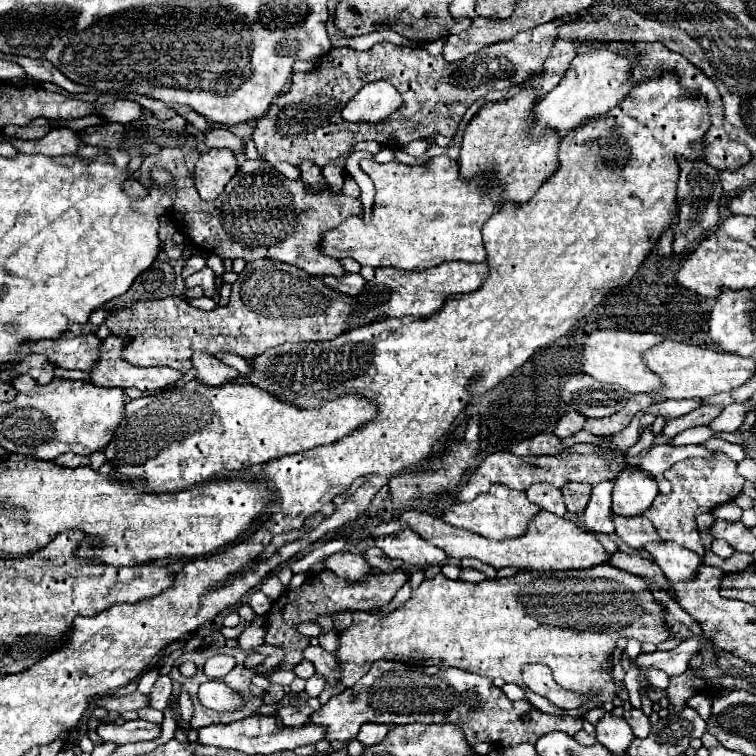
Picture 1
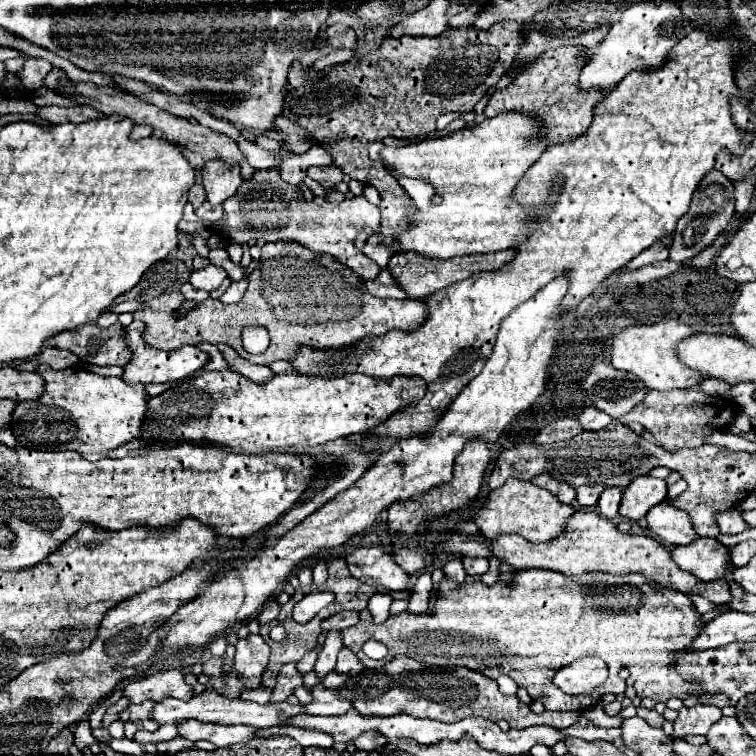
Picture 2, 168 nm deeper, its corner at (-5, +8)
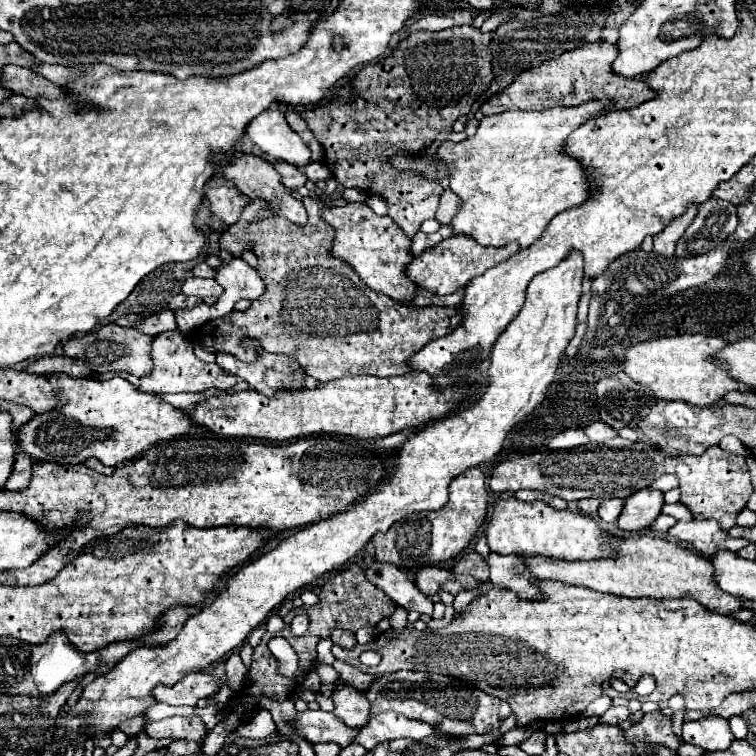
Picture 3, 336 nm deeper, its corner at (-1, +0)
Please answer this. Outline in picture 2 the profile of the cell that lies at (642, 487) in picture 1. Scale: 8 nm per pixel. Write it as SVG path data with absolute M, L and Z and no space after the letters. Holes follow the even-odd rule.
M650 475L636 477L624 491L620 503L620 515L630 521L640 521L654 505L666 497L666 483Z

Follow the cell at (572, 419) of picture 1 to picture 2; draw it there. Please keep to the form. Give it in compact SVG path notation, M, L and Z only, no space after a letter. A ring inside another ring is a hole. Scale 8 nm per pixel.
M586 407L586 409L580 413L578 421L580 421L580 425L582 425L584 429L588 429L588 431L598 431L598 429L604 429L606 425L610 425L612 417L606 415L606 413L602 413L602 411L598 411L598 409L594 409L594 407Z

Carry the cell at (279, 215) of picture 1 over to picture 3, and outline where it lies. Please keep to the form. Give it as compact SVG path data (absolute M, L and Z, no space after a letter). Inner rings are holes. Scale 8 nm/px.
M348 203L342 207L330 207L328 223L336 231L332 253L350 263L370 289L400 303L410 303L416 299L418 287L406 277L406 267L414 259L410 253L412 241L410 237L402 235L402 229L390 217L376 215L366 203Z

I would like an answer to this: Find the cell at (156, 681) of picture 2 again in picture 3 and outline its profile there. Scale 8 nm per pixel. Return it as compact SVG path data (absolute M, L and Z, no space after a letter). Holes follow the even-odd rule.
M196 671L184 675L174 687L162 687L158 685L154 689L156 701L168 703L168 705L196 705L198 699L210 697L220 691L224 681L208 671Z

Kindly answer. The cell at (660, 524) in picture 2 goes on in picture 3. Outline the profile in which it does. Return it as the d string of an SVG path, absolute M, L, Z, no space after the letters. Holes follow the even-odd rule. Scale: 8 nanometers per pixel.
M716 519L710 521L678 521L668 535L676 541L688 543L688 547L696 549L698 553L704 553L706 557L716 555L718 551L740 551L750 541L748 539L736 539L728 531L720 527Z

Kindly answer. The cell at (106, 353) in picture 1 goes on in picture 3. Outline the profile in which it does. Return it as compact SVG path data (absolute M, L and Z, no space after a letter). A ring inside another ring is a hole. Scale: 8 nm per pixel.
M166 331L160 333L152 343L152 359L154 359L154 371L150 375L140 379L140 391L146 393L202 393L206 389L220 389L220 391L232 391L232 387L238 383L236 375L226 373L216 363L204 363L200 361L192 351L192 341L188 335L180 331Z

